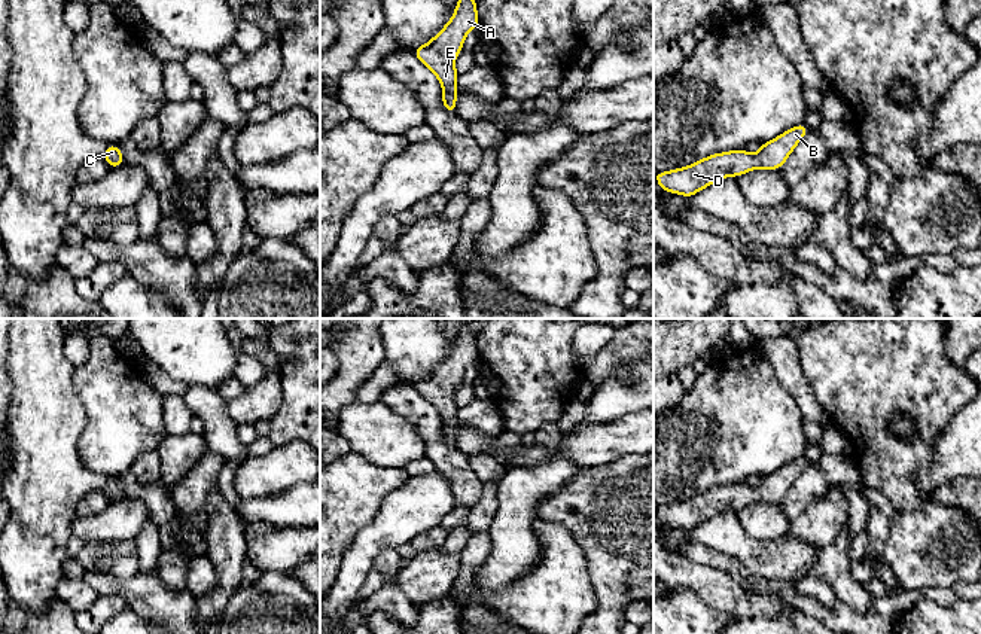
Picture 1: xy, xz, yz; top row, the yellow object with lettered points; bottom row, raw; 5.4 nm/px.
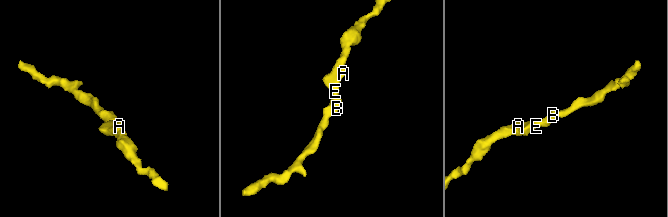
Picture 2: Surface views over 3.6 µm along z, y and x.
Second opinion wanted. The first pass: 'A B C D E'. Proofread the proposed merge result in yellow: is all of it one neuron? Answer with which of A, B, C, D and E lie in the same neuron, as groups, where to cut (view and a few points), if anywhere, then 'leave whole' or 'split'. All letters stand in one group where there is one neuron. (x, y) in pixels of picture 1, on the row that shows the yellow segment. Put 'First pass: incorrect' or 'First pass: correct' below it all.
A B C D E; no cut; leave whole
First pass: correct

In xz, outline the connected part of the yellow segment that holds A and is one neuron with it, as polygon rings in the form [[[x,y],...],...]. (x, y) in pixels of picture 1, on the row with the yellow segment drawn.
[[[458,0],[450,22],[427,43],[414,49],[414,55],[439,79],[442,103],[448,113],[456,115],[456,91],[458,71],[454,60],[463,49],[464,36],[479,27],[476,1]]]

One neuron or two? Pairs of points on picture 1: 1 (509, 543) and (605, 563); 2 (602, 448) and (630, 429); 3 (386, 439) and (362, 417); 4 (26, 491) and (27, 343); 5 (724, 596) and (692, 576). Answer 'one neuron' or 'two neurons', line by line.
1: two neurons
2: one neuron
3: one neuron
4: one neuron
5: one neuron

